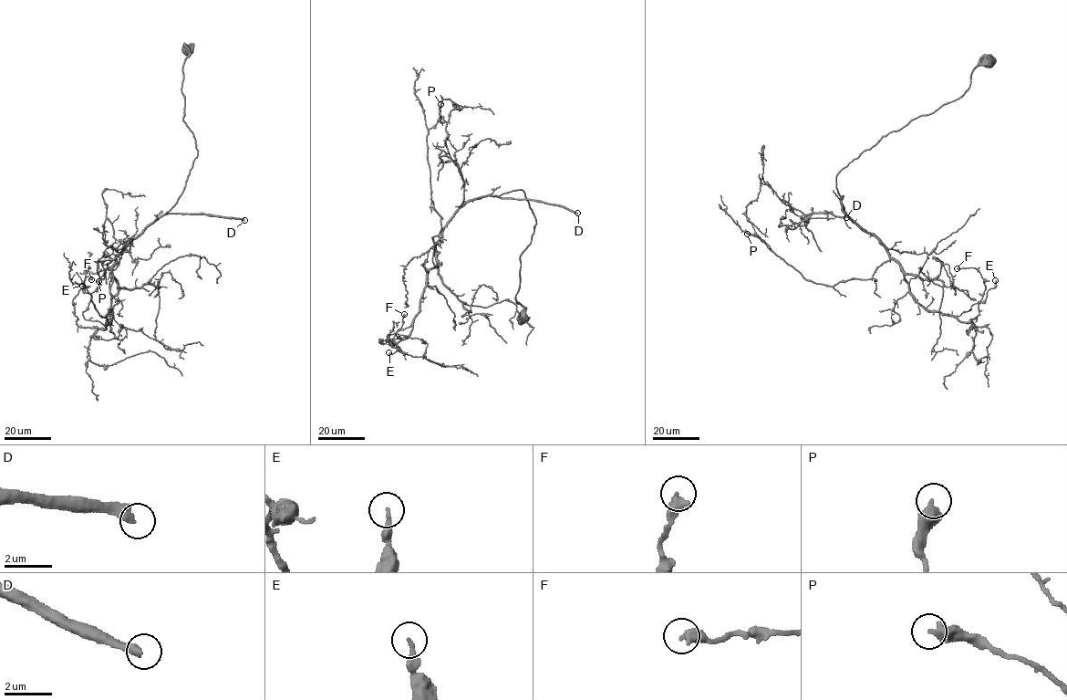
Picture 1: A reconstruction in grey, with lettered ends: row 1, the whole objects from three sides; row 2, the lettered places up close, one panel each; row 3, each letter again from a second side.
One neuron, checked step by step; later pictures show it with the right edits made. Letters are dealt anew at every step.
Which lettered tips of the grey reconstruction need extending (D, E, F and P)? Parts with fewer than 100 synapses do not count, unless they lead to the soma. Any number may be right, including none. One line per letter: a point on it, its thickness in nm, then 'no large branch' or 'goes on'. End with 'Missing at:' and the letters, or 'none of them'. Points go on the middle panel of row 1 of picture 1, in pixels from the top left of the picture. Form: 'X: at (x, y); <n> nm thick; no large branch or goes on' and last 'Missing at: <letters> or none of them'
D: at (577, 213); 380 nm thick; goes on
E: at (388, 352); 200 nm thick; no large branch
F: at (404, 314); 480 nm thick; no large branch
P: at (440, 104); 480 nm thick; no large branch
Missing at: D

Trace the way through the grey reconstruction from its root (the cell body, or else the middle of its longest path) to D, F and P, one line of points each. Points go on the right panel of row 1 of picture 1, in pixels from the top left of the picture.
D: (989, 60), (973, 70), (969, 87), (960, 97), (883, 136), (840, 172), (836, 185), (846, 217)
F: (989, 60), (835, 179), (844, 214), (915, 298), (968, 322), (984, 278), (957, 268)
P: (989, 60), (960, 97), (883, 136), (837, 174), (844, 214), (888, 254), (870, 278), (806, 280), (747, 234)

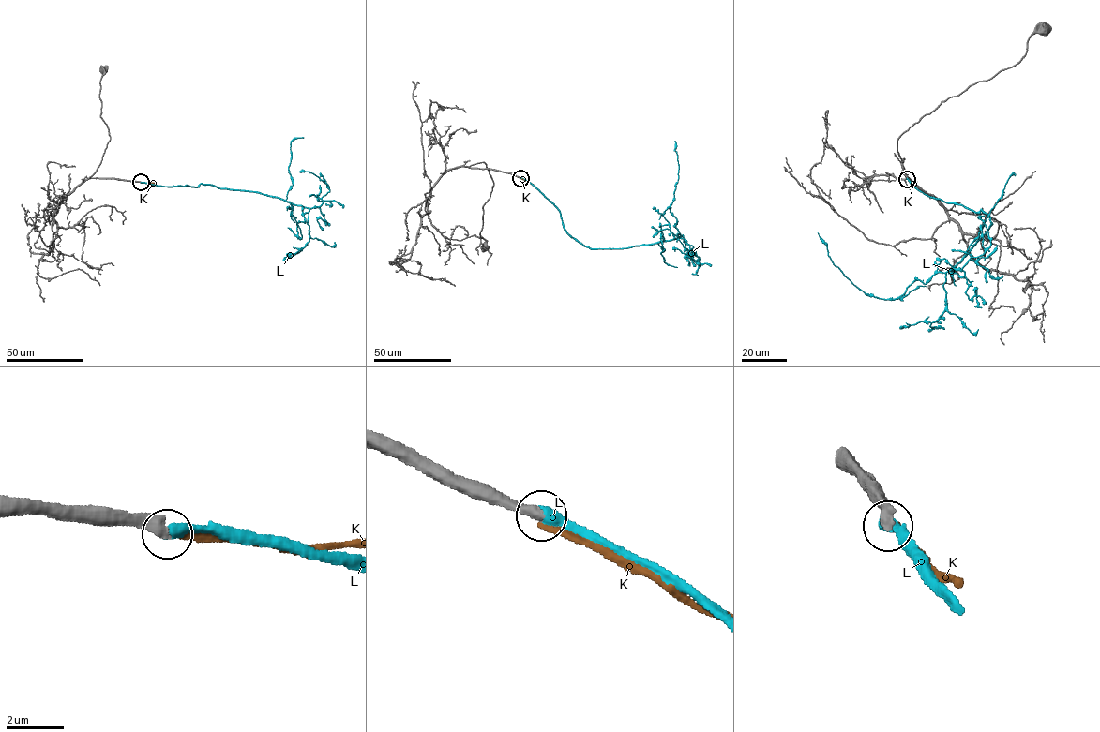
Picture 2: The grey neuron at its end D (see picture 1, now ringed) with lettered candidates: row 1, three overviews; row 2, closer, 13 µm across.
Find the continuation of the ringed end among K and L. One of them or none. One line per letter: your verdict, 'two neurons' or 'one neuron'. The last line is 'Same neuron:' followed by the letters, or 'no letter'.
K: two neurons
L: one neuron
Same neuron: L

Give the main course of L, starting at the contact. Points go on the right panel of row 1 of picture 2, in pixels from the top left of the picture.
L: (907, 178), (989, 217), (950, 270), (915, 279), (895, 299), (869, 296), (833, 263), (818, 232)

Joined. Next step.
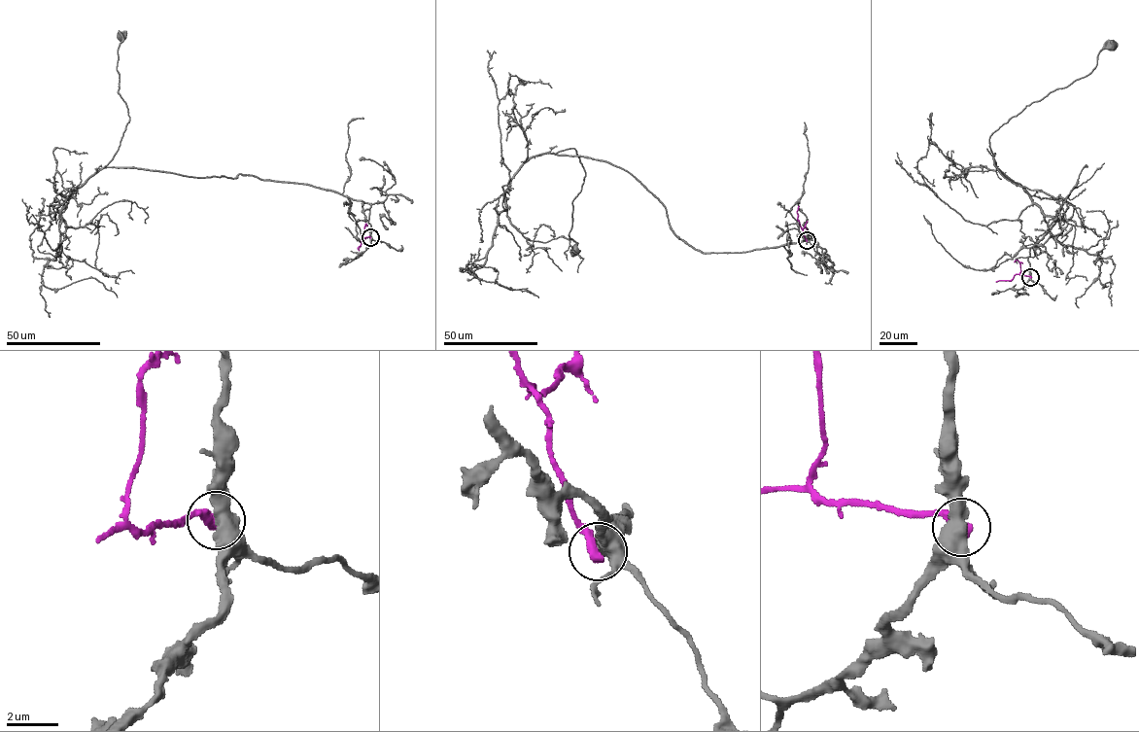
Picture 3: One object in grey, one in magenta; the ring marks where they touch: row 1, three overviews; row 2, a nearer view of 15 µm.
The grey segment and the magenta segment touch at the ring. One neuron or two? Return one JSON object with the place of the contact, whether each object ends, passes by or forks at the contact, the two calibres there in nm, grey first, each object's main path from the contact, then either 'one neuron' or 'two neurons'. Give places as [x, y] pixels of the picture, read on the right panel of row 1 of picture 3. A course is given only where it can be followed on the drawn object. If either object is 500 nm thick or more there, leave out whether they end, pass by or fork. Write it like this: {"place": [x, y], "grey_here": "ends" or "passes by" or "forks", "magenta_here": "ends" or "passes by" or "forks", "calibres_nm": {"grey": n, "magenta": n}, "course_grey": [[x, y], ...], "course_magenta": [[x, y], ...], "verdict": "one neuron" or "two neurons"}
{"place": [1030, 277], "calibres_nm": {"grey": 550, "magenta": 480}, "course_grey": [[1030, 277], [1030, 248], [1068, 207], [1059, 195], [1008, 180], [989, 138], [1026, 105], [1087, 76], [1112, 45]], "course_magenta": [[1031, 277], [1017, 274], [1009, 280], [995, 282]], "verdict": "two neurons"}

